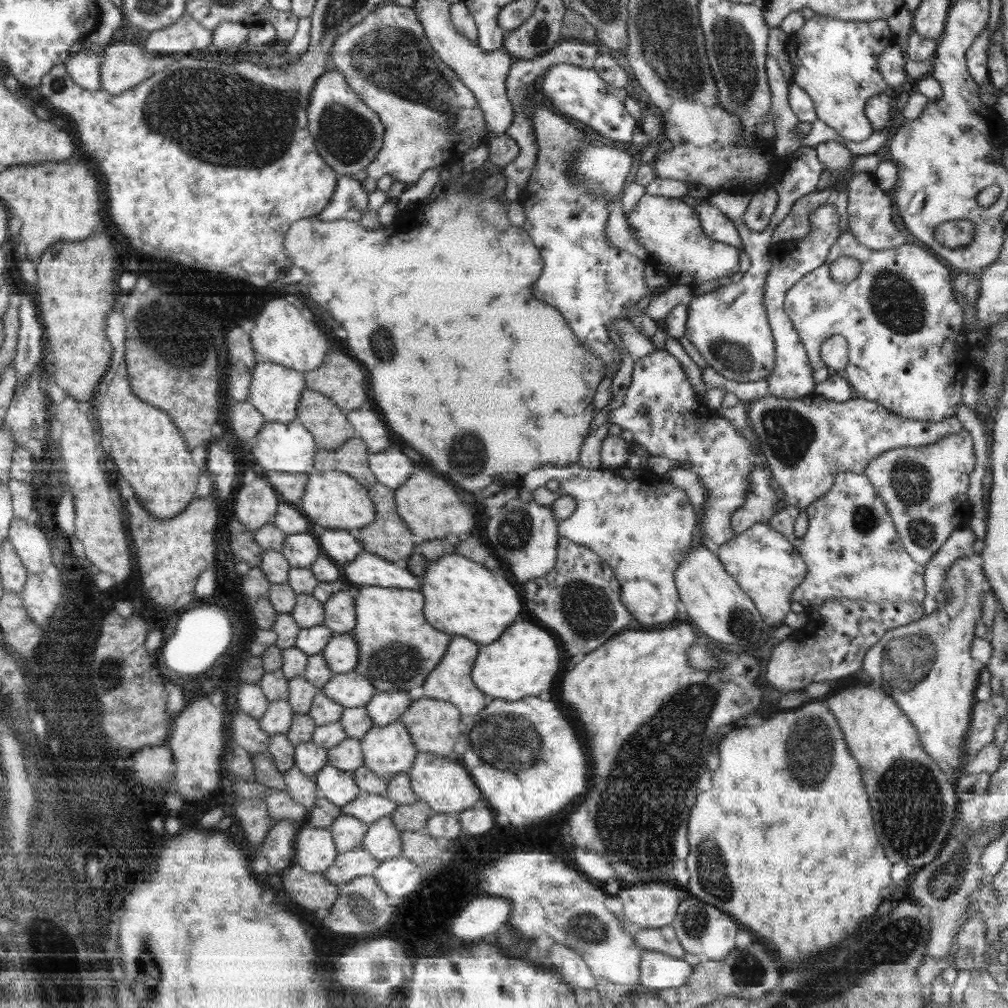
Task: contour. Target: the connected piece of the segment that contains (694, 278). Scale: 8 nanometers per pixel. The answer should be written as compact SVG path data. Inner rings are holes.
M643 195L627 216L638 235L638 243L648 252L648 263L666 273L671 284L697 286L706 280L732 277L739 270L739 252L724 242L707 238L698 213L682 199Z

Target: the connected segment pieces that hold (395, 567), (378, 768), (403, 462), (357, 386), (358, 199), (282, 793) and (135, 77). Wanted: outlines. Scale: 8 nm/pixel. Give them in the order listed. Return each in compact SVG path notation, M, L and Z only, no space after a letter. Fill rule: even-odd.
M362 551L349 563L340 566L351 588L361 585L421 591L422 582L403 563L396 564L378 555Z
M400 720L370 728L361 738L364 764L386 781L397 772L408 772L418 750Z
M393 447L379 453L370 453L368 464L377 482L394 490L406 482L415 470L418 470L414 461Z
M326 353L322 364L304 373L308 389L330 397L344 411L368 404L368 376L358 362L344 354Z
M350 175L338 176L330 202L315 217L328 222L340 219L359 222L368 203L369 195L360 181Z
M270 789L265 796L269 817L274 822L291 820L296 825L304 825L309 814L309 809L298 804L287 790Z
M110 44L103 48L99 56L100 89L114 96L144 82L155 73L152 57L144 56L144 52L134 44Z

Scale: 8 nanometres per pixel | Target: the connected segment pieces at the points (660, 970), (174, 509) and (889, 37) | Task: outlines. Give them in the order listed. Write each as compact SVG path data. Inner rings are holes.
M643 949L641 952L639 983L648 990L683 986L692 974L692 967L684 959Z
M124 358L114 373L103 383L104 393L95 401L95 409L100 418L100 432L103 436L103 446L106 453L116 464L114 478L125 480L134 491L138 502L154 518L174 518L180 514L194 500L196 486L198 486L198 476L202 469L198 468L193 461L191 451L188 450L186 441L182 438L178 427L172 422L163 410L142 401L131 390L127 368Z
M815 13L800 30L789 35L786 50L792 65L792 81L801 86L809 95L816 107L816 115L836 133L851 142L861 142L874 134L872 122L866 117L866 102L874 95L889 92L889 84L882 78L878 68L878 57L884 49L896 45L896 34L890 30L886 19L868 22L847 21L830 18Z

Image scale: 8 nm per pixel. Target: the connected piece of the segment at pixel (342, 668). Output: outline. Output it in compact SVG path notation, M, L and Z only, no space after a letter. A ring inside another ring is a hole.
M335 633L330 637L326 648L322 650L322 656L326 659L330 670L334 673L347 673L358 664L360 646L353 634Z

